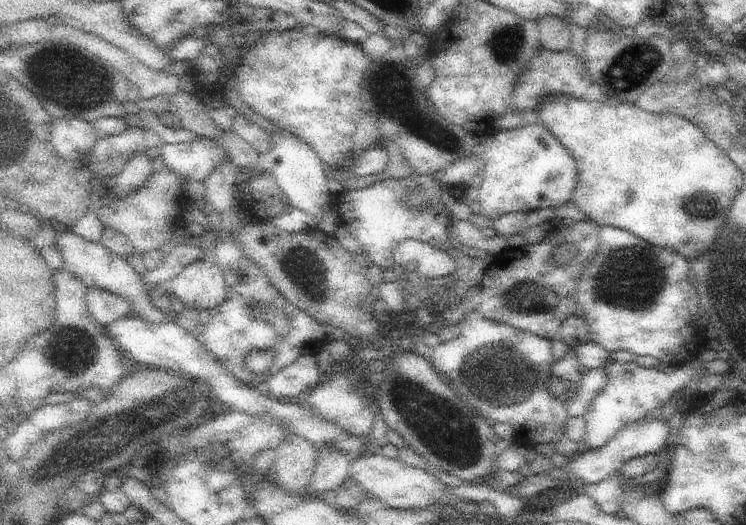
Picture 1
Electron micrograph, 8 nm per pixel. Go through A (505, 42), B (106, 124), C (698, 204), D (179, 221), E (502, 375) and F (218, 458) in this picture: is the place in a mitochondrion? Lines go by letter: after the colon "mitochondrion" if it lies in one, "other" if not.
A: mitochondrion
B: other
C: mitochondrion
D: other
E: mitochondrion
F: mitochondrion

